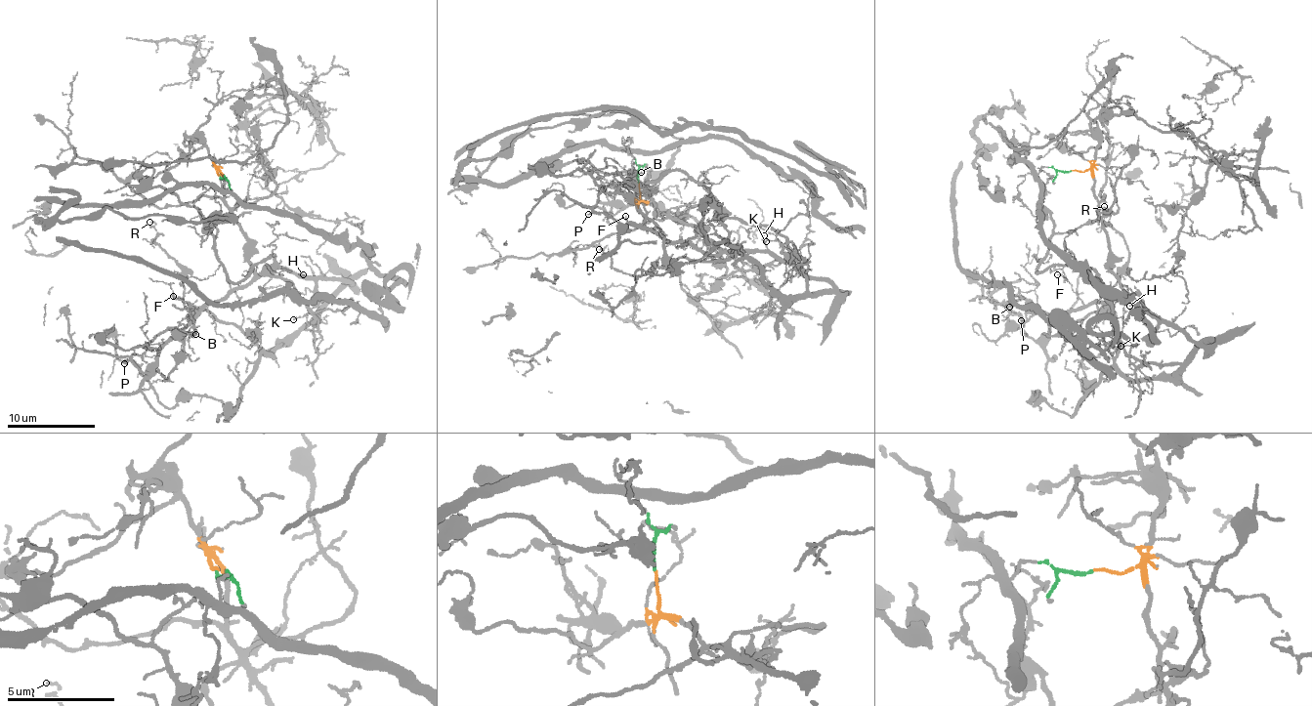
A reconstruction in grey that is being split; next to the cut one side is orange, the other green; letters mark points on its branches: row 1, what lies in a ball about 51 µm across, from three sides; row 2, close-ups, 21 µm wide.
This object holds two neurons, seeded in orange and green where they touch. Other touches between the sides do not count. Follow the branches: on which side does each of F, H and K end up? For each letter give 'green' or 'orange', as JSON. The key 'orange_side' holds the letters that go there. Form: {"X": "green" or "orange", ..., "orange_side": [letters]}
{"F": "orange", "H": "orange", "K": "orange", "orange_side": ["F", "H", "K"]}

